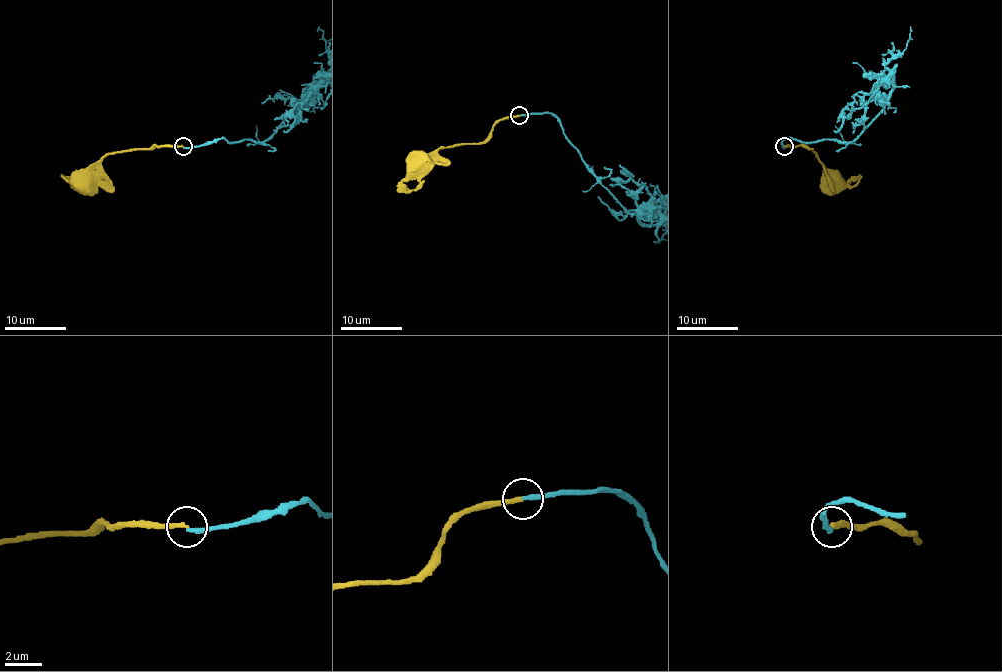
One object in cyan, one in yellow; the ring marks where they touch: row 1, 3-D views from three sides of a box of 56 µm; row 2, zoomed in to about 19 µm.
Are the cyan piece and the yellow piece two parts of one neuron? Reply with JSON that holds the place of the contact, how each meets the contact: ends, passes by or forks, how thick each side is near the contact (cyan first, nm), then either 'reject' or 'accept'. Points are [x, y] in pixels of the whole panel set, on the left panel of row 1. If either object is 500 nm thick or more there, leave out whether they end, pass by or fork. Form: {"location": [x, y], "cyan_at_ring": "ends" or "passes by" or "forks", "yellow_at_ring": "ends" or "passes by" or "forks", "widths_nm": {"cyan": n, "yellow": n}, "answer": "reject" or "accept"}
{"location": [183, 146], "cyan_at_ring": "ends", "yellow_at_ring": "ends", "widths_nm": {"cyan": 260, "yellow": 240}, "answer": "reject"}

